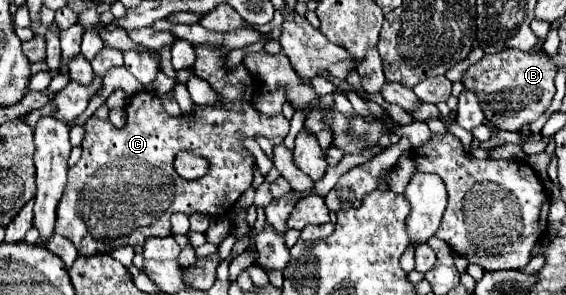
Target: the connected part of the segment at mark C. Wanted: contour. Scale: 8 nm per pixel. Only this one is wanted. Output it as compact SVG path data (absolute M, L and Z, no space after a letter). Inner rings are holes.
M196 45L196 77L206 79L214 91L222 97L222 103L216 107L196 107L190 115L170 117L166 115L162 101L156 93L136 93L130 97L126 107L126 125L122 129L116 129L110 121L100 119L88 119L84 129L84 141L82 141L82 157L80 161L68 171L68 189L64 191L64 197L58 205L58 221L56 221L56 233L70 239L80 255L90 257L98 253L108 253L118 247L136 247L144 245L150 237L168 237L172 231L170 217L174 213L202 213L208 217L222 217L230 213L238 197L252 185L252 163L254 155L242 147L238 137L230 131L230 127L248 127L248 137L264 135L274 145L278 145L290 129L288 119L284 117L264 117L252 109L252 97L254 91L260 91L260 85L256 85L256 79L248 75L248 71L240 65L232 71L224 69L226 55L220 55L212 47ZM176 151L190 151L196 155L202 155L208 159L210 169L204 177L196 181L196 185L180 185L180 177L174 171L174 157Z

